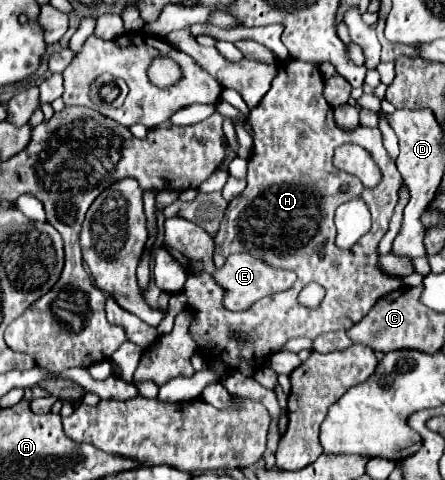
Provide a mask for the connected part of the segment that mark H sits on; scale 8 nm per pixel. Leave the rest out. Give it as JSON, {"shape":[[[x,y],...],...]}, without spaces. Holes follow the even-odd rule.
{"shape":[[[293,58],[279,62],[271,90],[261,104],[249,112],[247,122],[253,130],[255,148],[247,160],[247,188],[231,200],[221,230],[215,236],[217,268],[221,268],[233,252],[251,252],[273,268],[293,270],[297,274],[295,284],[285,292],[261,298],[249,310],[233,312],[223,308],[221,300],[225,292],[215,284],[211,274],[201,272],[187,278],[185,296],[193,310],[189,332],[201,336],[201,340],[213,340],[209,348],[199,348],[199,354],[225,362],[229,368],[235,368],[241,358],[259,368],[267,356],[275,354],[291,338],[305,336],[315,340],[319,334],[331,330],[347,330],[357,324],[381,296],[403,286],[403,278],[389,276],[379,268],[379,242],[389,230],[403,176],[385,150],[379,128],[357,126],[353,130],[341,130],[335,124],[333,108],[323,98],[323,86],[325,82],[317,64]],[[345,142],[361,144],[367,150],[381,150],[381,186],[367,190],[357,176],[345,176],[345,172],[333,168],[333,150]],[[343,184],[351,186],[347,194],[341,192]],[[351,198],[365,200],[373,216],[373,226],[351,250],[341,250],[335,246],[333,216],[337,206]],[[321,248],[325,248],[325,258],[319,258]],[[309,282],[317,282],[325,288],[325,298],[317,308],[307,308],[297,300]]]}

